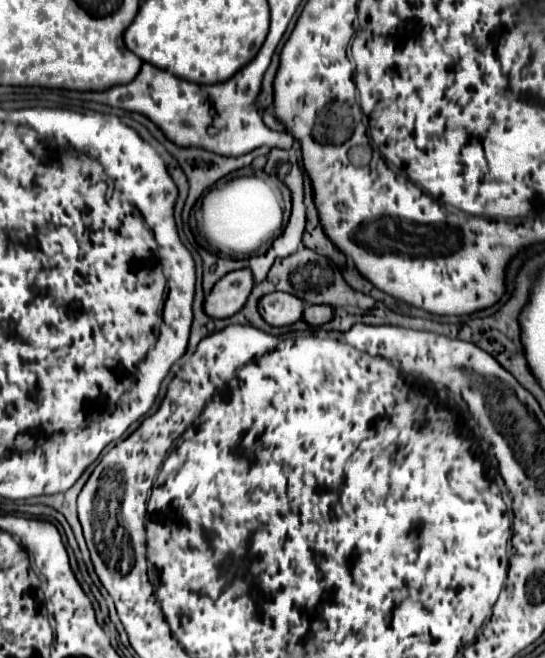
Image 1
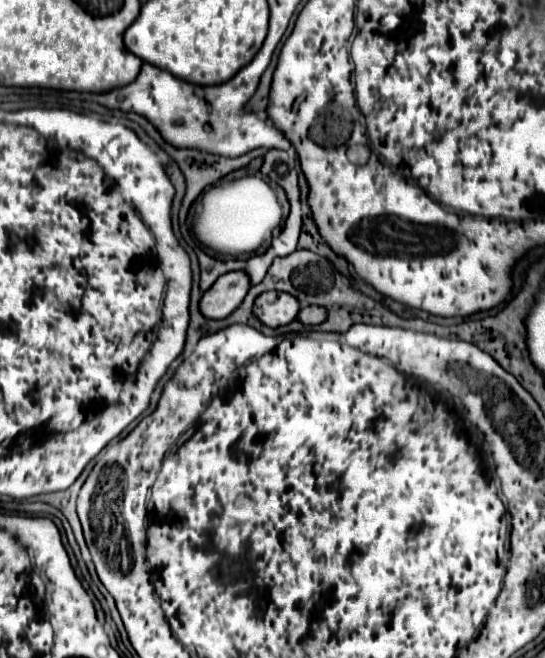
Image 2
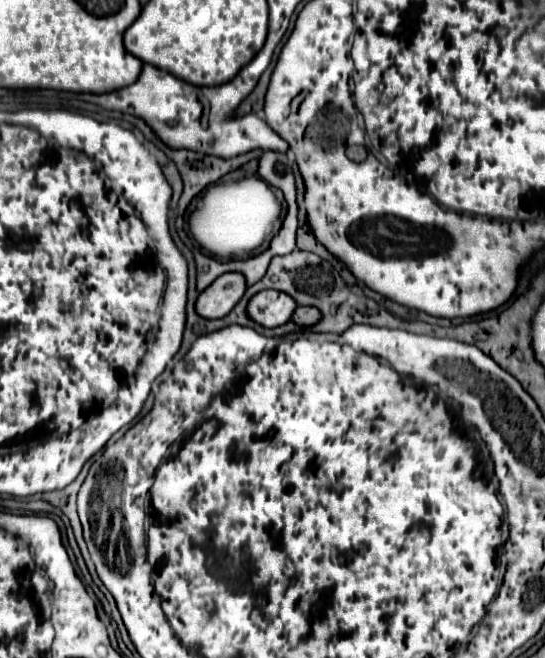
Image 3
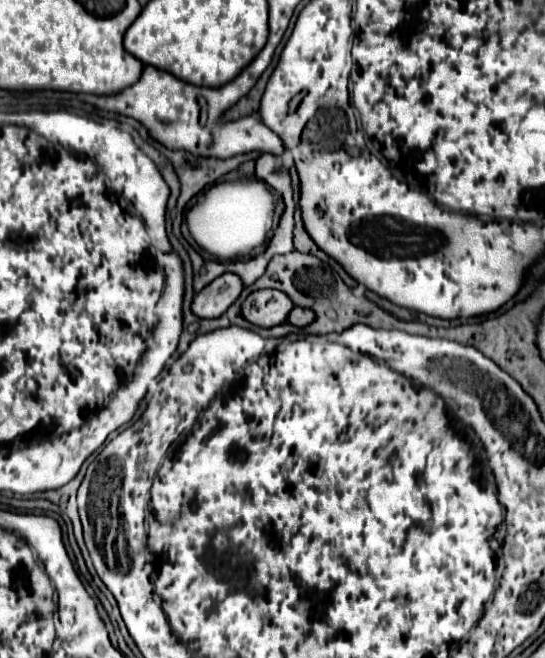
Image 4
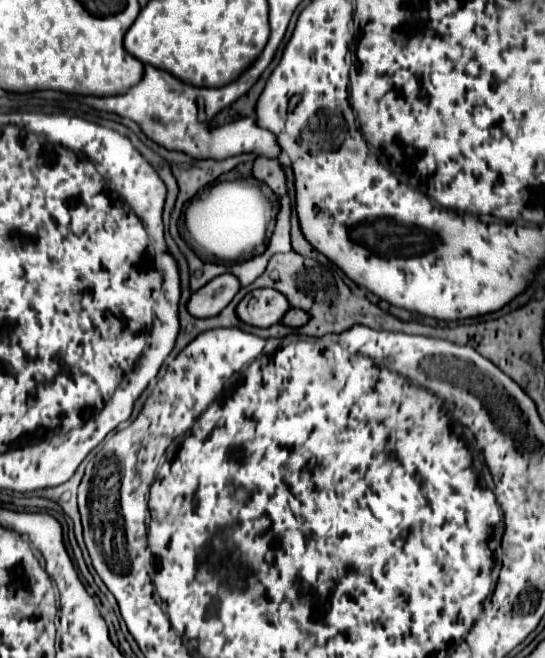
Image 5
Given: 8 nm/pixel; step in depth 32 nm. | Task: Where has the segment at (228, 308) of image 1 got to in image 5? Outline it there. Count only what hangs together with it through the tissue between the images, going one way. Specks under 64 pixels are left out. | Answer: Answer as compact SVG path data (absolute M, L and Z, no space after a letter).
M216 276L190 296L186 308L194 318L212 318L234 298L238 290L240 284L236 276Z

